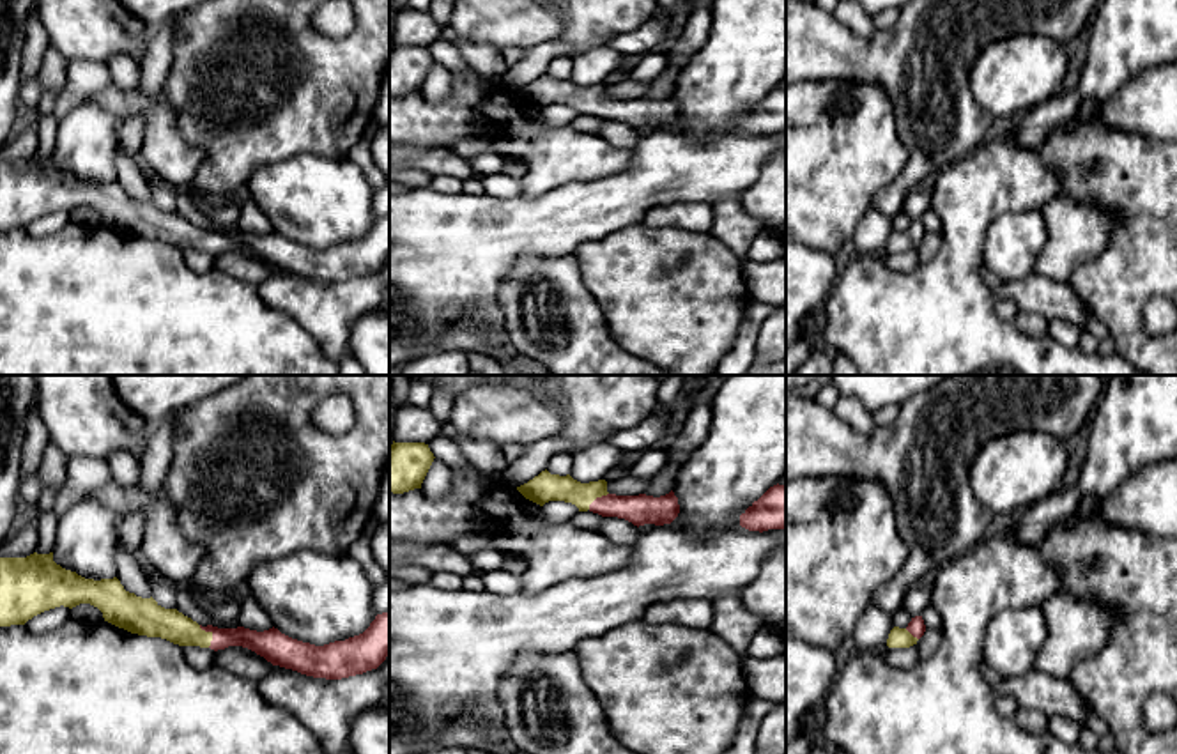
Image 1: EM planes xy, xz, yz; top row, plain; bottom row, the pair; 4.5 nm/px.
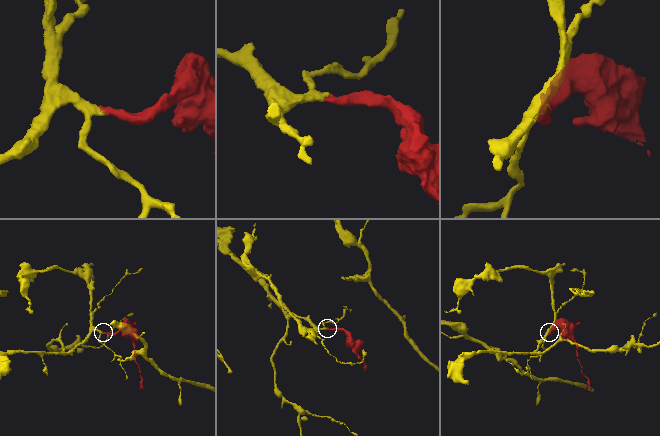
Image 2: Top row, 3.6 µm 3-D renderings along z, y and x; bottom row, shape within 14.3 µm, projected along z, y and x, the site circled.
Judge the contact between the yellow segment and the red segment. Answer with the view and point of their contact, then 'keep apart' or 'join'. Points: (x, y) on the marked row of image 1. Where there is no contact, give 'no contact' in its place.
xy (211, 634) | join

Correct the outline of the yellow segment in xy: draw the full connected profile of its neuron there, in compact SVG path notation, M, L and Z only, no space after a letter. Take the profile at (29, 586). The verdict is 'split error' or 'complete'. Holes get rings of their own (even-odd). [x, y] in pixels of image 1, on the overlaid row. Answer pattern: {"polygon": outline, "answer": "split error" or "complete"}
{"polygon": "M53 552L0 558L0 627L25 625L44 611L60 605L73 609L80 604L97 607L104 621L131 634L214 651L242 646L273 666L313 678L342 680L363 674L377 669L389 653L389 611L377 614L359 635L315 646L274 627L264 632L202 627L177 609L161 607L152 596L142 598L126 591L117 577L94 581L62 568L53 561Z", "answer": "split error"}

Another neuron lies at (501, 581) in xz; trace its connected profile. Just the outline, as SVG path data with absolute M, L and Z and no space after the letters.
M504 568L485 572L481 577L483 588L490 593L510 595L520 591L520 575L515 575Z

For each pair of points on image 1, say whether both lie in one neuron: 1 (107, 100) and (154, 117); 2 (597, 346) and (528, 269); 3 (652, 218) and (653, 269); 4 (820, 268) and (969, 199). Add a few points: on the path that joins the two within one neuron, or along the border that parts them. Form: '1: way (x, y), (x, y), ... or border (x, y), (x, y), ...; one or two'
1: way (119, 103), (142, 105); one
2: way (574, 323), (565, 310), (563, 292), (551, 278); one
3: border (641, 223), (682, 227), (692, 232); two
4: border (839, 275), (822, 307); two

